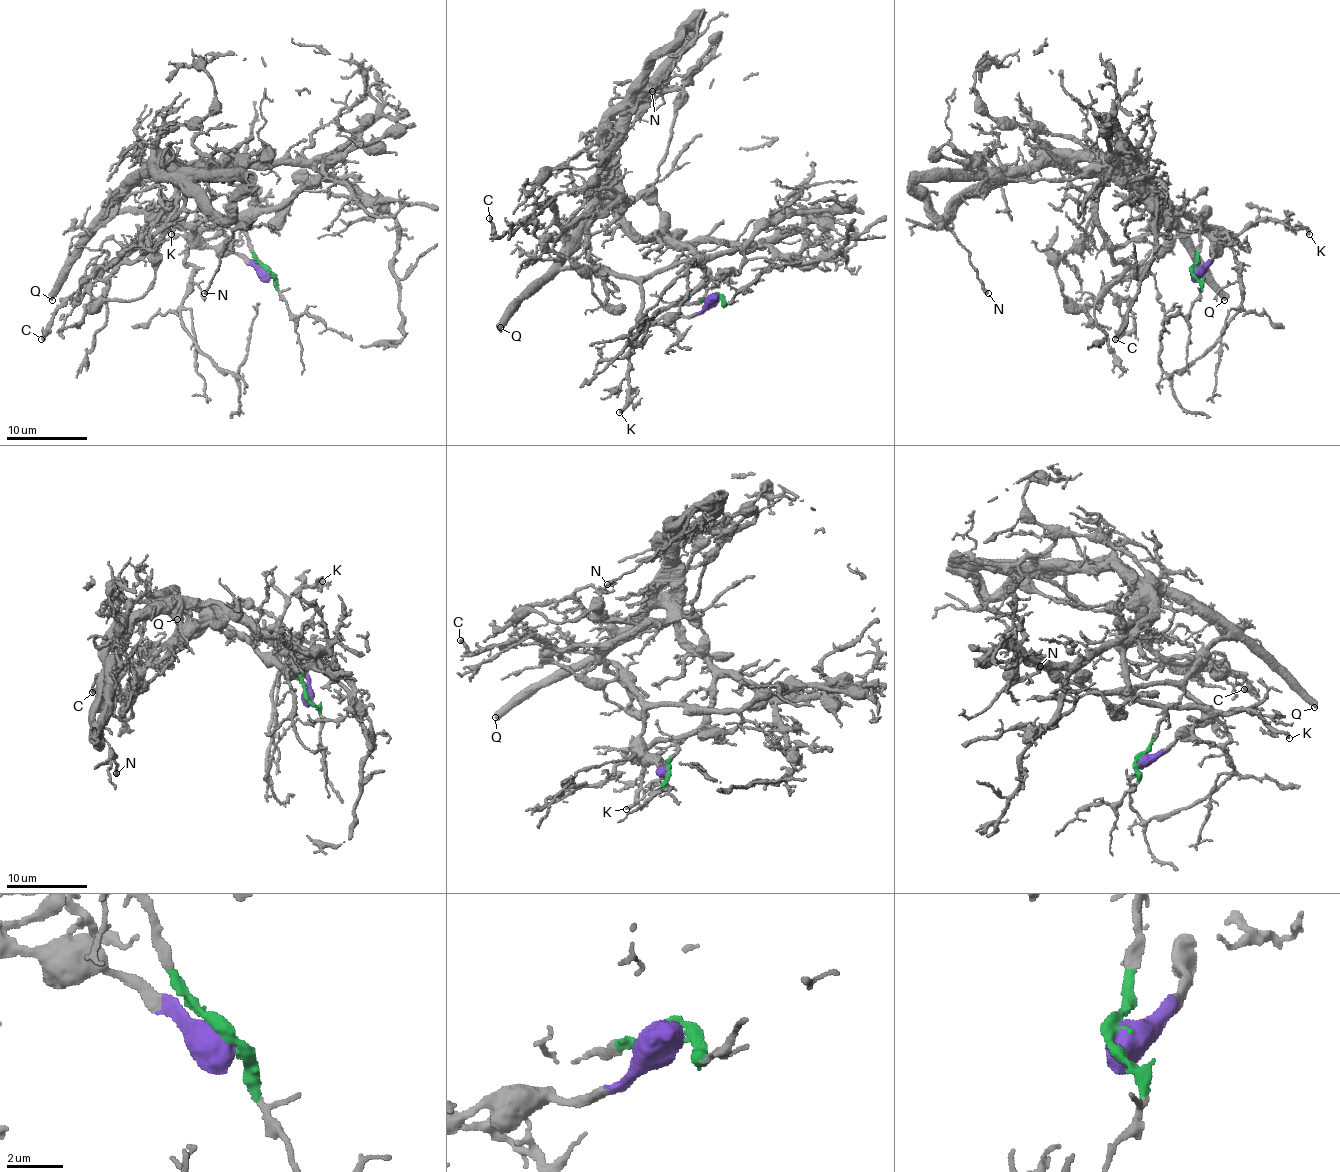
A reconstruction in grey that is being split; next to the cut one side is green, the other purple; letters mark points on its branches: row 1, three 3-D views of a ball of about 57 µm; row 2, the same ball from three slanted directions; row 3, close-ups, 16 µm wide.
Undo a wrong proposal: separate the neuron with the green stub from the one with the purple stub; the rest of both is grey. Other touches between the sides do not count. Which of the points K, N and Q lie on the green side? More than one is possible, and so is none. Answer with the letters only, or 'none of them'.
K, N

